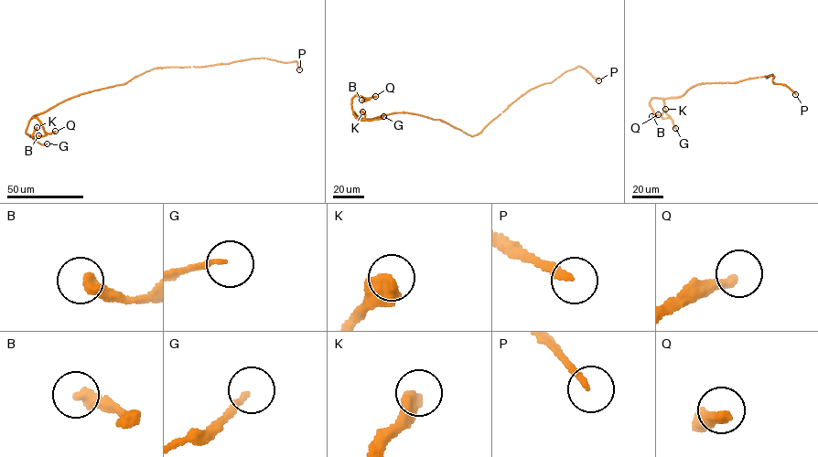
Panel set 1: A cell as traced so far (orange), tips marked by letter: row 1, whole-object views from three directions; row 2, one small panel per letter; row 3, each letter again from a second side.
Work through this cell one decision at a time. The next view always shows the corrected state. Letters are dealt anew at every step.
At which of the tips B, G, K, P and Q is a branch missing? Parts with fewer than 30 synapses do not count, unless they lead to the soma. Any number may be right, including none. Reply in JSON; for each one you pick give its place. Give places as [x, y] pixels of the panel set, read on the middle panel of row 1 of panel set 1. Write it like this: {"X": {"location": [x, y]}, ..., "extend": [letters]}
{"P": {"location": [598, 80]}, "Q": {"location": [375, 96]}, "extend": ["P", "Q"]}

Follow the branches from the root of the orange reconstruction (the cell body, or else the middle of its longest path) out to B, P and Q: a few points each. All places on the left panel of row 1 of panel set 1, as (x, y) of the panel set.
B: (137, 75), (123, 84), (69, 98), (34, 115), (32, 117), (39, 122), (45, 132), (38, 135)
P: (137, 75), (160, 67), (204, 67), (263, 58), (283, 62), (296, 61), (299, 69)
Q: (137, 75), (123, 84), (69, 98), (32, 117), (37, 118), (46, 132), (55, 131)

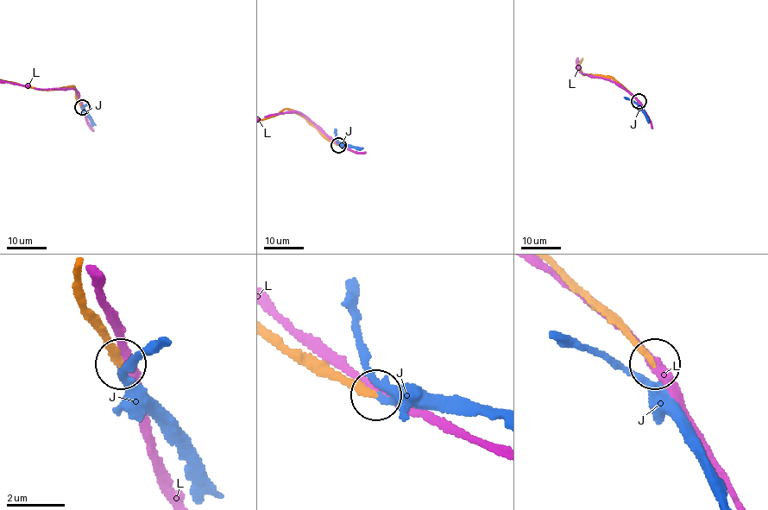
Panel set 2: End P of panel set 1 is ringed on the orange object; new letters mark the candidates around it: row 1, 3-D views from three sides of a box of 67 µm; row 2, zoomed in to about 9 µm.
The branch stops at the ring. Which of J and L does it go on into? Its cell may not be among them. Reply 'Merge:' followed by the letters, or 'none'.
Merge: J

